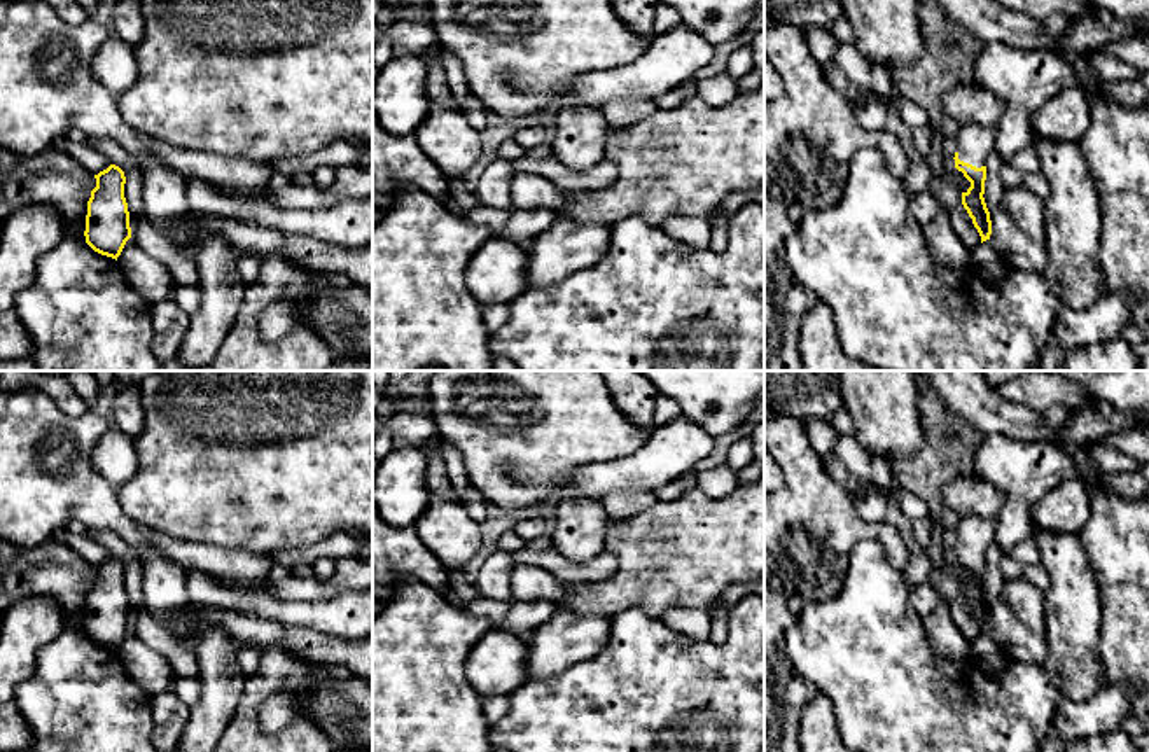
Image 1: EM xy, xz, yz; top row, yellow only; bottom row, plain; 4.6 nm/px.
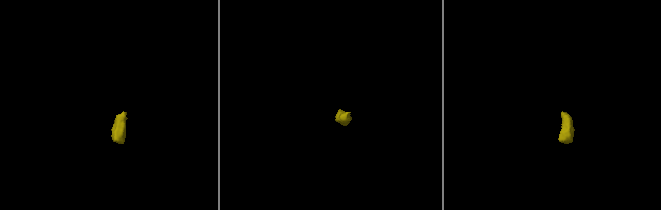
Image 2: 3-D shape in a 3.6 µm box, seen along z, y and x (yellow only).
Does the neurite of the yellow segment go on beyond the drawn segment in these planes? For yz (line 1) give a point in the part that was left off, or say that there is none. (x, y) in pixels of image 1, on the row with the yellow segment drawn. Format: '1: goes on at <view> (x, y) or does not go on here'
1: goes on at yz (974, 142)

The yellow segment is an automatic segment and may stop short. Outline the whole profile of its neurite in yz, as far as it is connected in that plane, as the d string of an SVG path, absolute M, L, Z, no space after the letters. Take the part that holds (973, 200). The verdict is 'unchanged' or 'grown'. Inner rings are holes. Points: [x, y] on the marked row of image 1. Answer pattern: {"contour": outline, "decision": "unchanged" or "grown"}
{"contour": "M967 124L953 129L957 136L955 168L964 173L971 187L962 192L962 205L981 236L990 240L992 220L985 203L986 156L995 150L997 124Z", "decision": "grown"}

